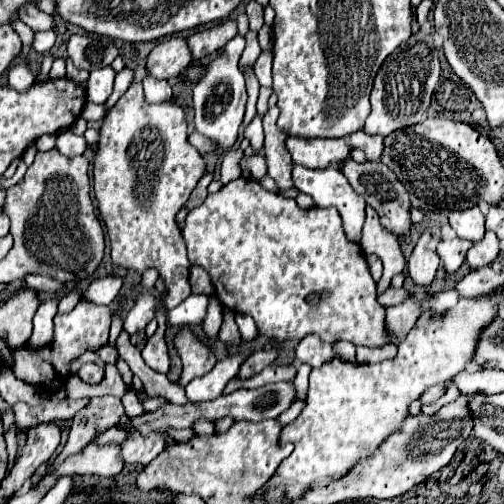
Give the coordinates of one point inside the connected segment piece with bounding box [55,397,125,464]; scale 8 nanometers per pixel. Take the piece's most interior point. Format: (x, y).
(101, 413)

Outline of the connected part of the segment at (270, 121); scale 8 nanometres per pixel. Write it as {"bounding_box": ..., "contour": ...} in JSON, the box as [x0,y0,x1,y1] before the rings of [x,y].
{"bounding_box":[263,105,293,191],"contour":[[[277,105],[271,107],[263,117],[264,134],[267,137],[267,142],[264,142],[265,153],[267,153],[265,159],[269,165],[269,177],[275,179],[275,183],[279,185],[279,191],[287,191],[293,187],[293,181],[291,181],[293,161],[285,147],[287,134],[277,127],[277,117],[279,117]]]}

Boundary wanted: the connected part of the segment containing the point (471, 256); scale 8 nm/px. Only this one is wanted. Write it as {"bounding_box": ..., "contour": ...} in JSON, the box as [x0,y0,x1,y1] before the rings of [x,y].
{"bounding_box":[467,231,499,269],"contour":[[[485,231],[485,237],[477,243],[473,243],[473,247],[467,251],[467,263],[473,269],[491,265],[499,255],[499,239],[495,237],[495,233]]]}

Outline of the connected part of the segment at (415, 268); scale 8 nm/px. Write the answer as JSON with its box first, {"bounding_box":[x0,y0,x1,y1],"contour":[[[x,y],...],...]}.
{"bounding_box":[407,231,439,285],"contour":[[[425,231],[419,237],[419,241],[407,261],[407,271],[417,285],[429,285],[435,279],[435,271],[439,265],[439,255],[431,249],[429,241],[431,241],[431,235]]]}

